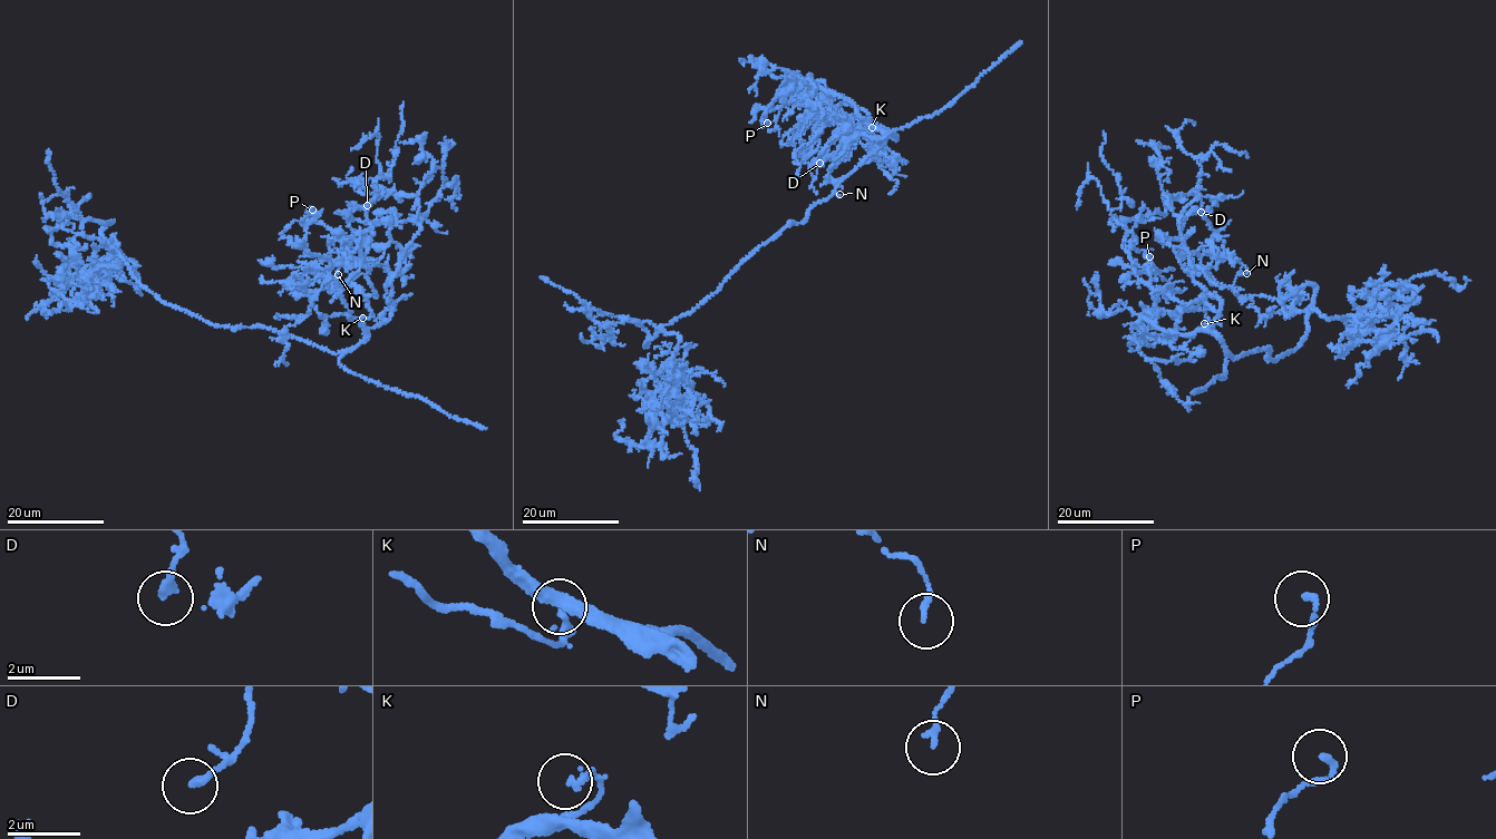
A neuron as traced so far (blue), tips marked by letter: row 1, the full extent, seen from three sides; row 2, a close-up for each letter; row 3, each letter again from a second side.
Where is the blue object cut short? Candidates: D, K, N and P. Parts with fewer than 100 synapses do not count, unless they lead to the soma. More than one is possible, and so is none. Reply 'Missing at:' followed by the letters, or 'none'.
Missing at: none

